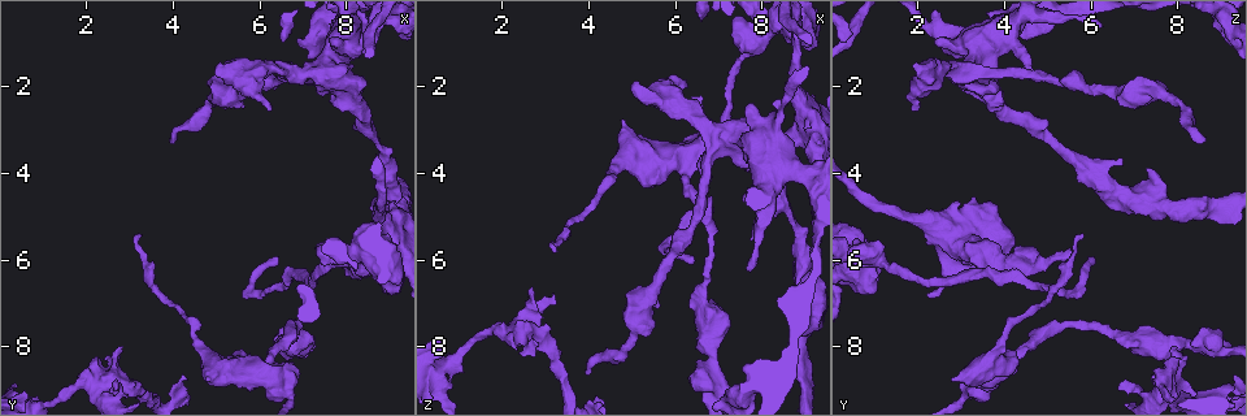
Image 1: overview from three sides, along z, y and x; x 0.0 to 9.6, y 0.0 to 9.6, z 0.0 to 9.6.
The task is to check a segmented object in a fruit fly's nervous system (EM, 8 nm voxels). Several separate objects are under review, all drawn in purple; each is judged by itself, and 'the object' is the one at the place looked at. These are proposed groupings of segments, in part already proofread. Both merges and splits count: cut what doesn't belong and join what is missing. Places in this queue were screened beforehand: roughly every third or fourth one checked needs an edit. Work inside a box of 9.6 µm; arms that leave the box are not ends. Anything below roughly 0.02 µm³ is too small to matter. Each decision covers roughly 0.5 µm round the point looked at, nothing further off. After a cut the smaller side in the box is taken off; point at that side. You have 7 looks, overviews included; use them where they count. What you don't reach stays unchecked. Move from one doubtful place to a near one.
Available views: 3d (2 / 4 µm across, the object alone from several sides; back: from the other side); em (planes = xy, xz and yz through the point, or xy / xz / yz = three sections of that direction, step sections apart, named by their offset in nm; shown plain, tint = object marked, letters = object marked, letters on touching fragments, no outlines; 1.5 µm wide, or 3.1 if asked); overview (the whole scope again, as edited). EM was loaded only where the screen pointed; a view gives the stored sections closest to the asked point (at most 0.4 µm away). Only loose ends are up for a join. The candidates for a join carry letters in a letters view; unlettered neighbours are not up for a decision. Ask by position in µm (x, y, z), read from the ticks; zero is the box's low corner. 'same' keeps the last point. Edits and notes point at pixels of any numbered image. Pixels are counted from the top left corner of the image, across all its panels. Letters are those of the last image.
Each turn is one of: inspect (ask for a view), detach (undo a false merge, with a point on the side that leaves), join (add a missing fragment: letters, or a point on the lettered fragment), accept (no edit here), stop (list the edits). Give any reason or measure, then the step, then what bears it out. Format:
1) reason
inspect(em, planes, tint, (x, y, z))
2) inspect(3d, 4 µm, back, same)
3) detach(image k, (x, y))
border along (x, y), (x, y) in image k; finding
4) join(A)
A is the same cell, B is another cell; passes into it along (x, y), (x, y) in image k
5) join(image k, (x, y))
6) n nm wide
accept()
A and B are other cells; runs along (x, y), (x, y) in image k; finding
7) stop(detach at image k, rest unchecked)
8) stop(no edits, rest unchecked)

end of a long branch
inspect(em, yz, step 8, tint, (7.75, 5.80, 5.45))

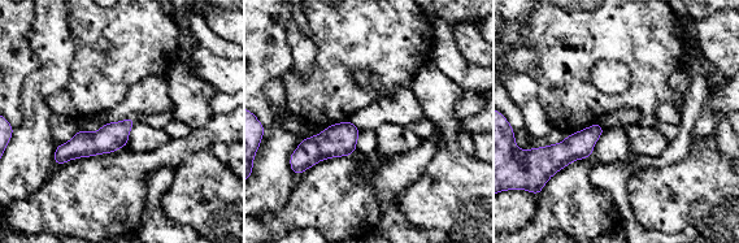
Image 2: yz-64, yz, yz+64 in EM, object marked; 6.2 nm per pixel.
see the neighbours
inspect(em, yz, step 8, letters, same)

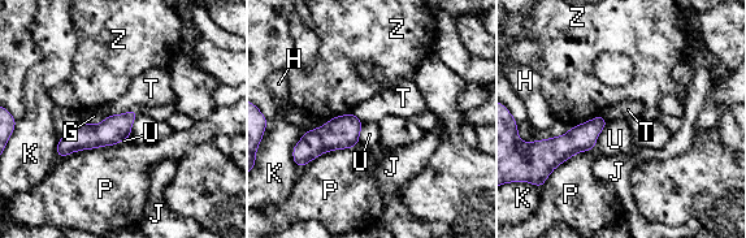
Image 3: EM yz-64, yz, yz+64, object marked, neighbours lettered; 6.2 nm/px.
accept()
G, H, J, K, P, T, U and Z are other cells; border along (109, 115), (96, 124), (81, 120) in image 3; no lettered fragment goes on from it

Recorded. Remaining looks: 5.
long arm stops here
inspect(3d, 4 µm, (4.00, 3.35, 8.45))

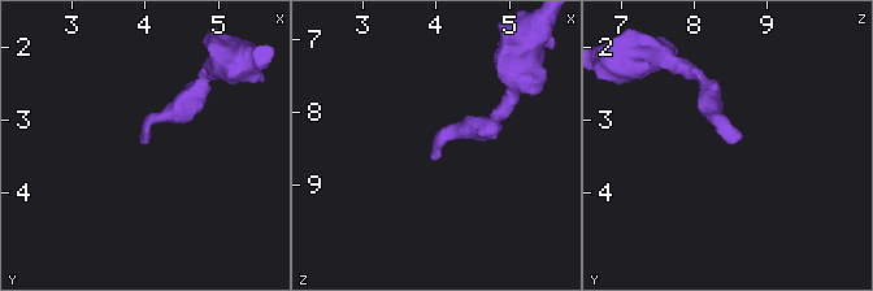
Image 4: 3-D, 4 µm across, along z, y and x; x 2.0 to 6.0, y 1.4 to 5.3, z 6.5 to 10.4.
need the tissue
inspect(em, planes, plain, (3.95, 3.35, 8.55))

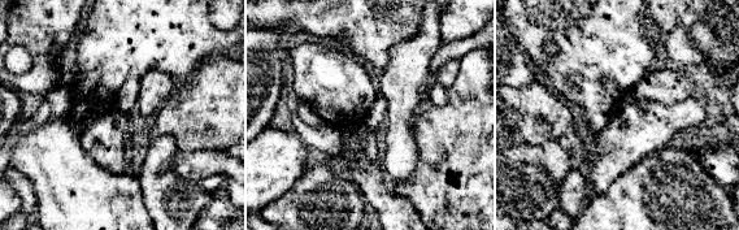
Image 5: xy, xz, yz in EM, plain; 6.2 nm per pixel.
inspect(em, planes, letters, same)

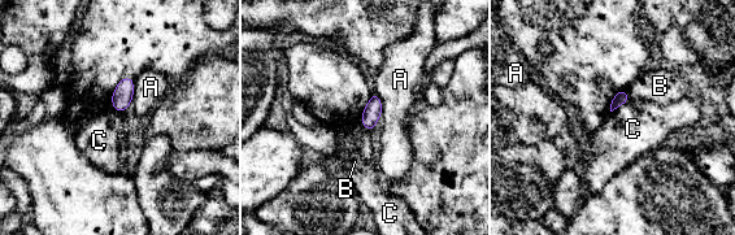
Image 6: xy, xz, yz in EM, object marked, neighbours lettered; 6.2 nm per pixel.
accept()
A, B and C are other cells; border along (629, 99), (612, 112) in image 6; no lettered fragment goes on from it

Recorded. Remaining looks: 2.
an open end
inspect(3d, 2 µm, (3.30, 5.35, 5.80))

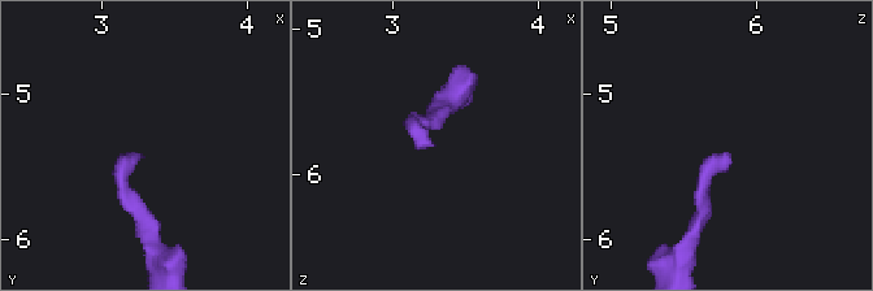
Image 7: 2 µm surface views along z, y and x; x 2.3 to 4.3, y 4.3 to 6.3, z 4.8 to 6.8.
need the tissue
inspect(em, planes, letters, (3.26, 5.40, 5.80))

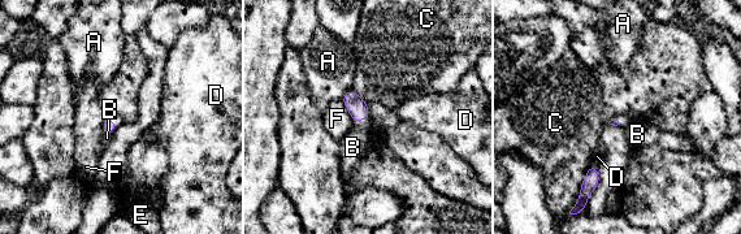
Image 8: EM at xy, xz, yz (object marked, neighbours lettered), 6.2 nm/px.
accept()
A, B, C, D, E and F are other cells; border along (341, 100), (354, 121) in image 8; none of them fits

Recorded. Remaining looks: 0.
stop(no edits, rest unchecked)

